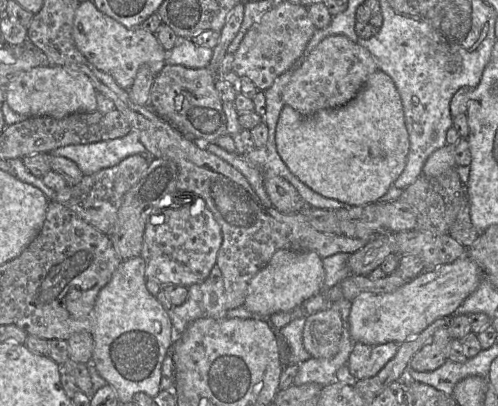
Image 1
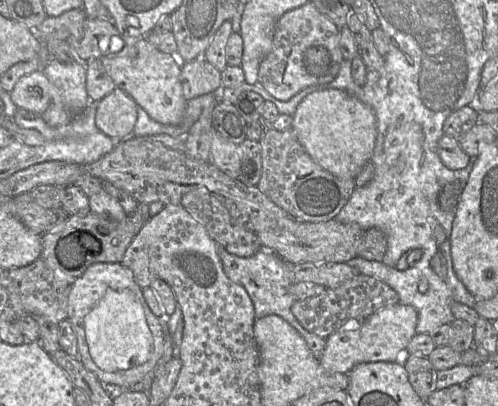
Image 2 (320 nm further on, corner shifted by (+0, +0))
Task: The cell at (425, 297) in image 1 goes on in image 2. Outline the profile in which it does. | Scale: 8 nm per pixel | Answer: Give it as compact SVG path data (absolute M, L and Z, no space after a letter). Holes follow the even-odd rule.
M395 304L378 310L368 318L358 323L346 324L331 334L327 340L321 359L319 360L322 368L329 373L348 374L352 368L361 363L371 362L395 362L398 353L407 348L410 340L416 334L418 323L418 313L410 305Z

